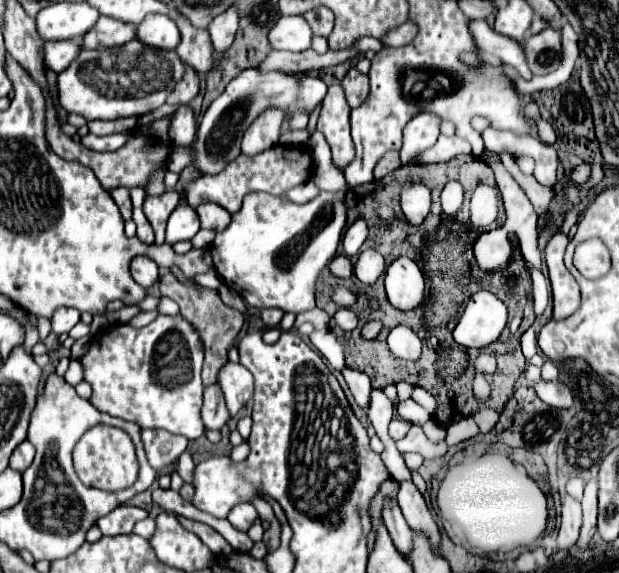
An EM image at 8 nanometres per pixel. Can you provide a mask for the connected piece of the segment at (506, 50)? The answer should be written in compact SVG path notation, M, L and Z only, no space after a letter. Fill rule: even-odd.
M484 19L478 21L470 21L468 23L470 33L474 37L476 47L486 53L492 55L496 59L500 59L502 63L514 67L524 79L530 79L530 69L526 67L526 59L522 55L522 45L514 39L506 39L504 35L498 35L494 29L488 27L488 23Z

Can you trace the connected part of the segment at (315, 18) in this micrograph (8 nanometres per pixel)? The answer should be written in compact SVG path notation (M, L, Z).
M316 7L308 13L304 13L304 19L308 21L314 35L328 37L334 27L334 13L328 7Z

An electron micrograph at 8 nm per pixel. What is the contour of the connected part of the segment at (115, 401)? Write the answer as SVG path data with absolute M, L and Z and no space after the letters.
M158 315L150 325L134 329L130 325L112 327L106 333L92 337L88 353L80 359L84 365L84 379L92 385L94 393L90 403L108 415L134 421L142 429L166 429L188 439L198 439L204 433L200 419L202 407L202 361L204 349L196 329L182 315Z

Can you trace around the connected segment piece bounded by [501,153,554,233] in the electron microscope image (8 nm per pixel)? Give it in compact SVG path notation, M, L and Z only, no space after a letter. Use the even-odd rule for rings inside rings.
M508 153L501 155L503 165L510 173L512 177L516 179L516 183L522 187L522 191L526 193L528 201L532 203L534 211L536 211L536 217L538 217L538 223L536 223L536 231L540 233L540 221L542 221L542 215L546 215L546 209L550 207L550 201L554 197L554 190L552 187L540 185L533 175L524 175L520 171L515 159Z

